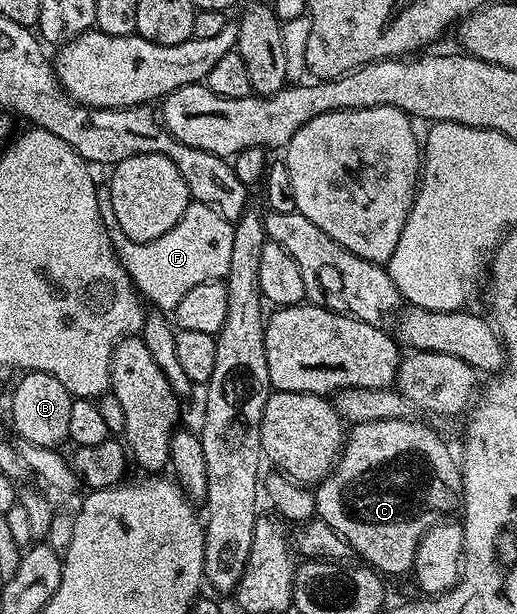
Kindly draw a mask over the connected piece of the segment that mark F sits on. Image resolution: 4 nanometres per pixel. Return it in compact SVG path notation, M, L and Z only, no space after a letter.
M110 186L98 188L97 205L115 255L135 284L135 290L148 304L151 302L155 306L152 308L163 313L174 312L175 306L179 304L181 297L185 297L185 293L189 293L189 289L194 289L205 281L226 280L229 257L233 253L233 223L232 220L221 217L221 213L213 213L209 205L194 201L188 203L185 213L181 213L181 221L177 221L177 225L173 225L169 233L161 233L161 237L144 243L127 239L121 225L117 225L117 217L113 217Z

